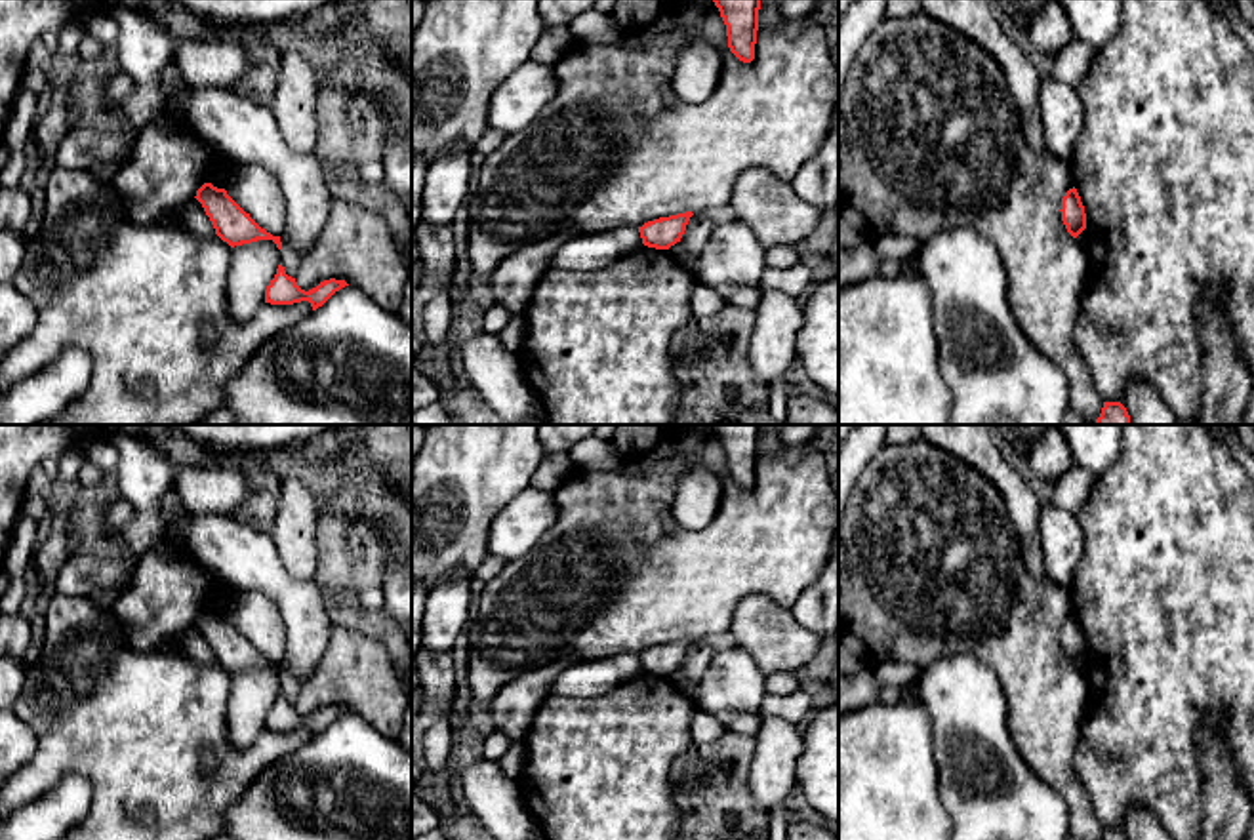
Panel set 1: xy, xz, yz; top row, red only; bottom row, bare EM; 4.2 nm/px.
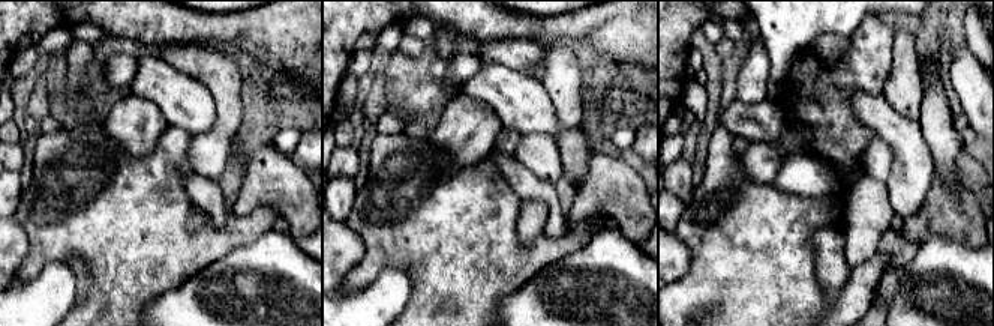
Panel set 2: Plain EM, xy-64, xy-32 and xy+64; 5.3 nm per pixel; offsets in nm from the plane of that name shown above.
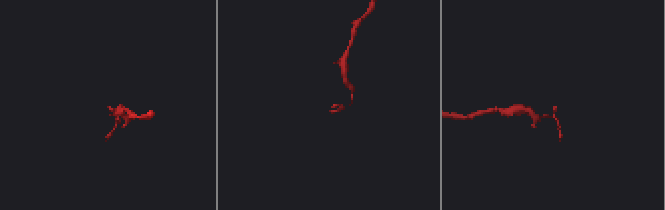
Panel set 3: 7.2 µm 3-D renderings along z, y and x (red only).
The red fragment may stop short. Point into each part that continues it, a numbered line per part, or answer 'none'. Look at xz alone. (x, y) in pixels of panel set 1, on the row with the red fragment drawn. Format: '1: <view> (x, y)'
none

